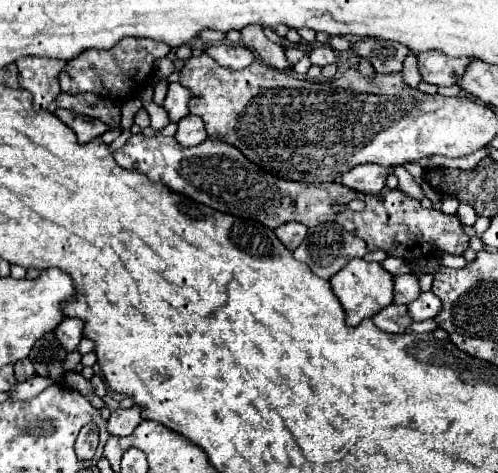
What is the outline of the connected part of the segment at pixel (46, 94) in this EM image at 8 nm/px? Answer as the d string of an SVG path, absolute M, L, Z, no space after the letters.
M36 56L16 60L20 86L32 94L34 110L46 110L50 102L54 102L54 98L58 96L60 92L58 74L62 72L64 64L66 62L58 58L36 58Z

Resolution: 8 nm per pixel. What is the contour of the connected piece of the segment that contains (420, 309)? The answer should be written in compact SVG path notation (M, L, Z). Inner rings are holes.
M420 292L420 296L408 304L408 314L414 322L420 322L420 320L434 318L440 312L440 308L442 302L438 296L434 296L432 292Z

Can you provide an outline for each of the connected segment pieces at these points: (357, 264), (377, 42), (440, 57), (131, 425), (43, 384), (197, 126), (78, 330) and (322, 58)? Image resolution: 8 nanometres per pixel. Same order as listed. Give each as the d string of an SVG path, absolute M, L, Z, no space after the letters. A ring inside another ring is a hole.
M364 258L350 260L340 272L330 278L334 296L346 310L346 324L358 326L364 318L372 318L380 308L392 302L392 274L388 274L378 262L366 262Z
M366 38L360 42L354 42L354 52L358 56L368 58L374 70L380 74L400 72L404 58L410 54L410 50L404 44L388 42L380 38Z
M438 50L418 54L418 68L422 72L422 80L436 86L456 84L464 76L470 62L472 62L470 56L448 58L444 52Z
M136 404L132 408L114 410L108 418L108 432L112 436L128 436L142 422L140 412L142 412L142 408L136 406Z
M34 376L34 378L30 378L30 380L18 382L18 384L10 390L10 400L30 400L30 398L34 398L36 394L40 394L40 390L48 388L50 384L52 384L52 380L40 378L40 376Z
M188 114L178 122L178 132L176 132L176 140L182 146L196 146L200 142L204 142L208 138L204 122L200 116Z
M64 318L60 322L60 326L54 330L54 334L60 340L60 344L68 352L72 352L78 348L78 344L82 340L82 330L84 330L84 322L80 318Z
M318 46L318 48L312 48L312 50L310 50L310 62L316 64L316 66L332 64L332 62L336 62L334 50L332 50L330 46Z

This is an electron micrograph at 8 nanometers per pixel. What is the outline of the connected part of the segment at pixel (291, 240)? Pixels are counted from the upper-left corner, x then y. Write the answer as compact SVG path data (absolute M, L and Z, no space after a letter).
M288 222L288 224L278 226L274 232L276 232L276 236L280 238L280 242L284 242L290 250L294 250L294 248L300 246L302 240L306 238L308 228L306 228L304 224L300 224L300 222Z

